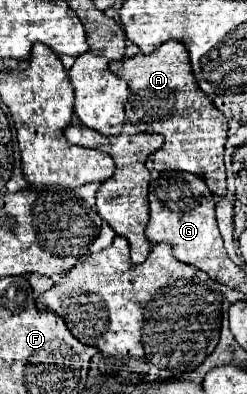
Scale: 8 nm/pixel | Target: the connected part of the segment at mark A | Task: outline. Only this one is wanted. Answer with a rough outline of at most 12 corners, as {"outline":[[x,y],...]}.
{"outline":[[187,48],[109,62],[125,114],[165,136],[149,170],[199,174],[225,196],[225,116]]}

